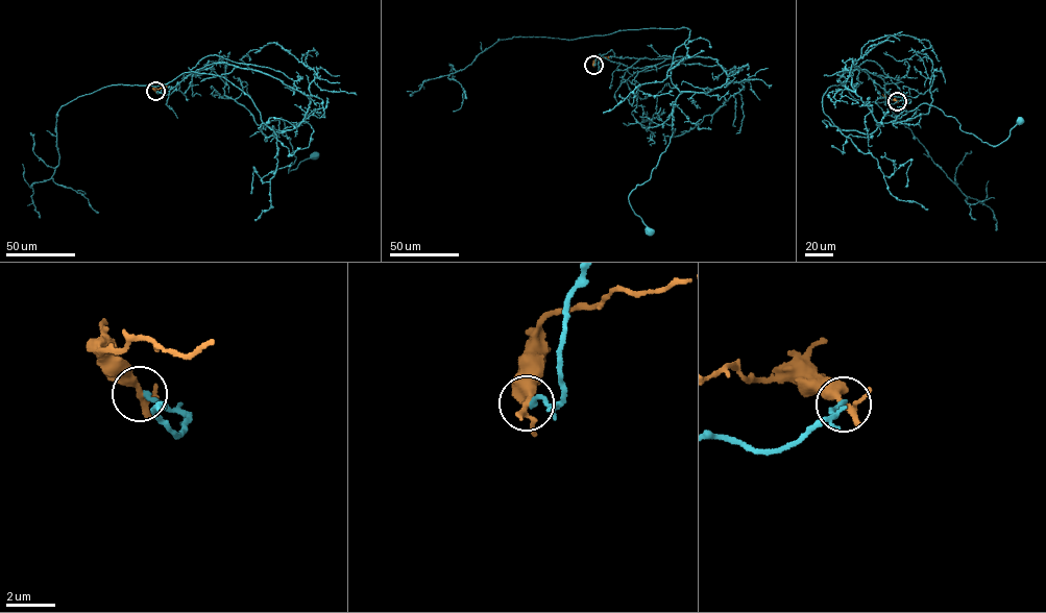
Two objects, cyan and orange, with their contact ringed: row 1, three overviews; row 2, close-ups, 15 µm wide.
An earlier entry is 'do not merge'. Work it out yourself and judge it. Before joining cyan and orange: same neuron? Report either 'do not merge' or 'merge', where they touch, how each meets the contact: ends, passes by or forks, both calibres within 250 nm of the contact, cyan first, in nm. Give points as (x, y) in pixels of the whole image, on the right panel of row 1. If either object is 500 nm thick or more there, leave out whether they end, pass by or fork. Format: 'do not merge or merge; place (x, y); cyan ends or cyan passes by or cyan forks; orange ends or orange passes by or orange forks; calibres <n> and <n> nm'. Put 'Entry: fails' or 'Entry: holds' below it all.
do not merge; place (897, 101); cyan ends; orange passes by; calibres 200 and 320 nm
Entry: holds

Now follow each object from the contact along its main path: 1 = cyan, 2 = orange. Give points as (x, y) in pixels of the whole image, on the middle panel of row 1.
1: (593, 65), (701, 56), (727, 75), (680, 93), (670, 143), (630, 194), (651, 231)
2: (593, 65), (594, 59), (609, 56)

